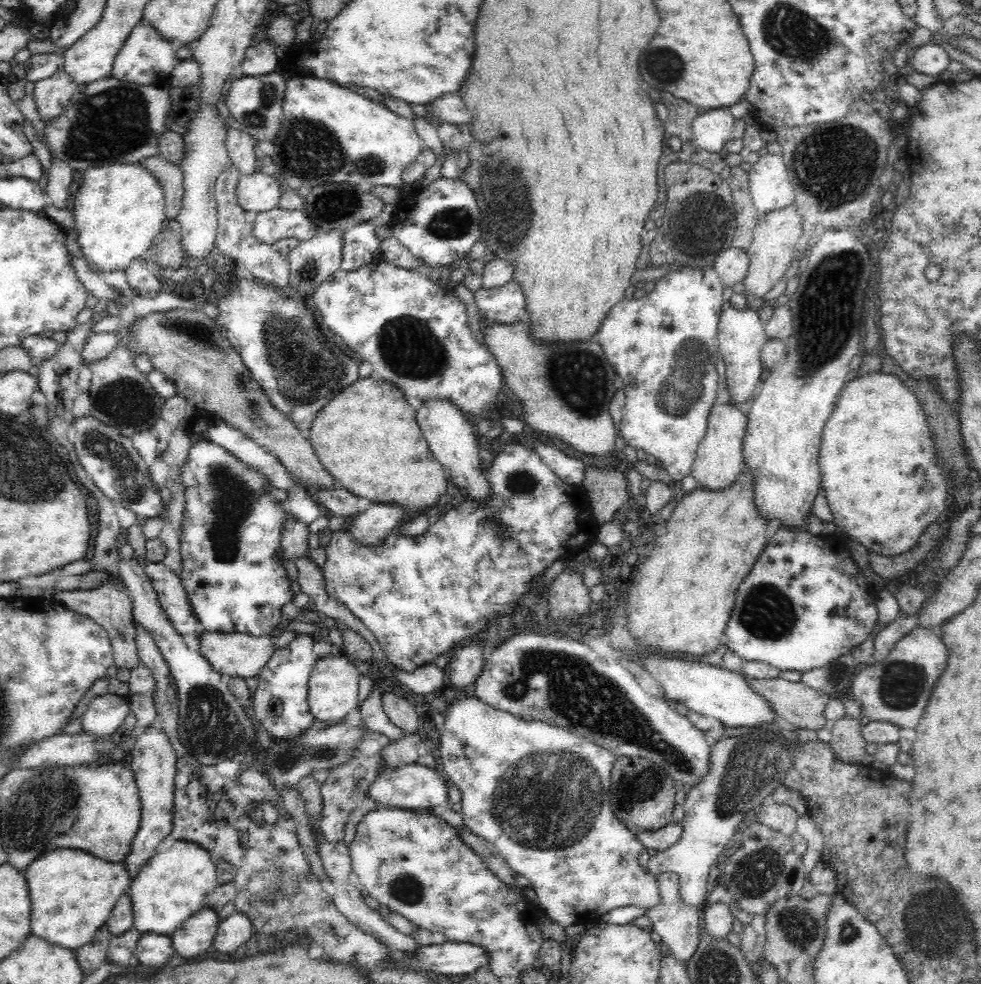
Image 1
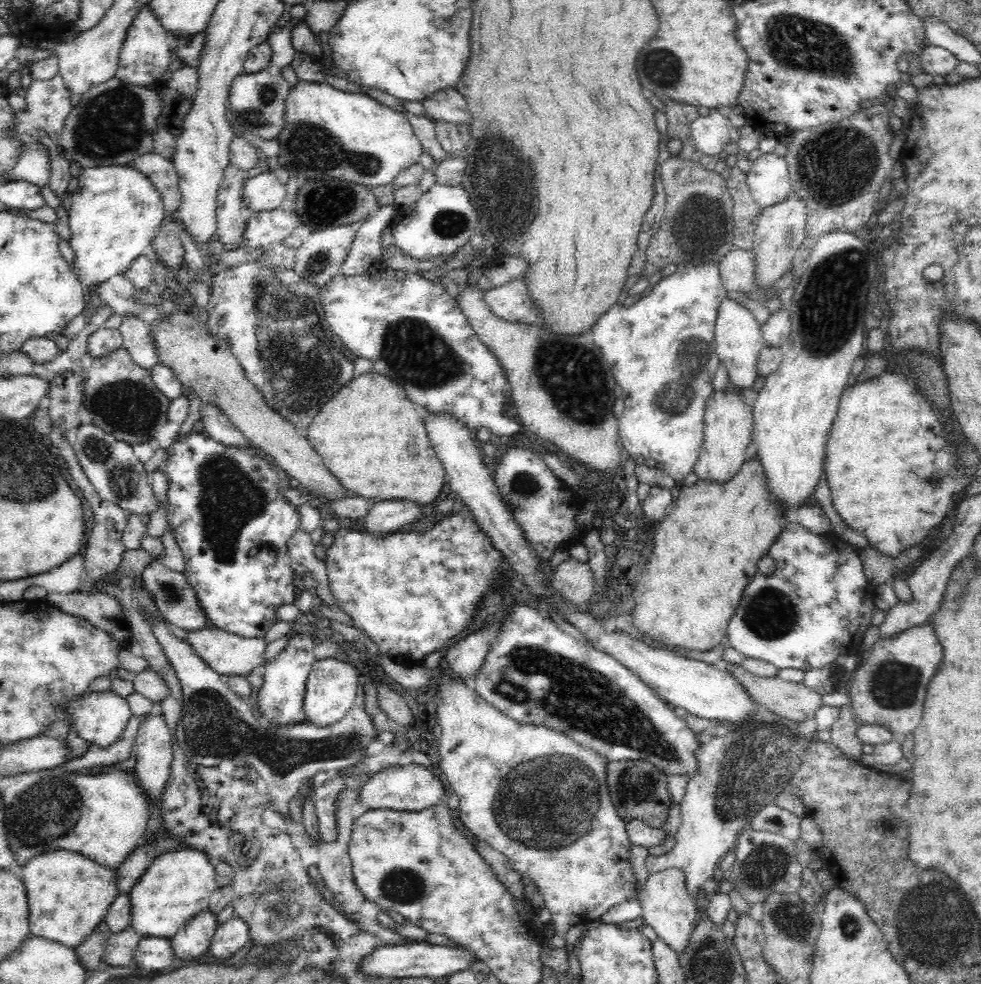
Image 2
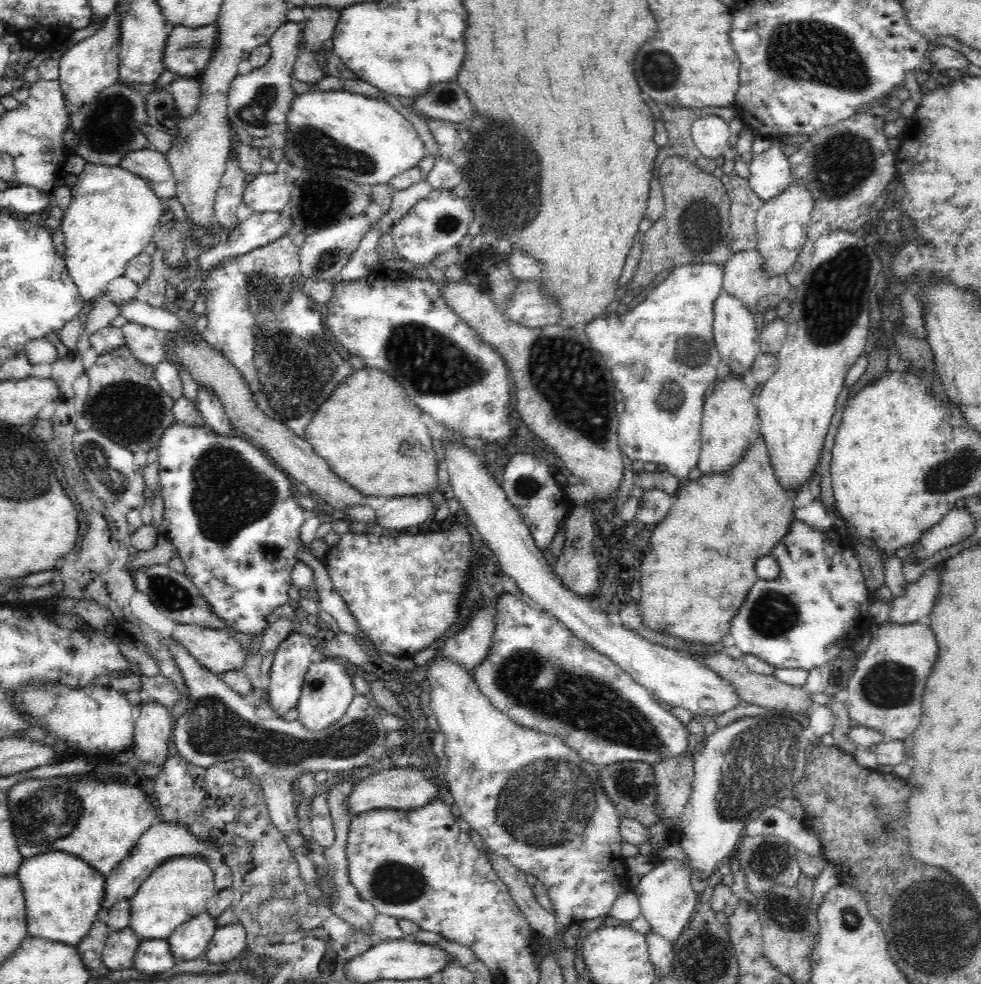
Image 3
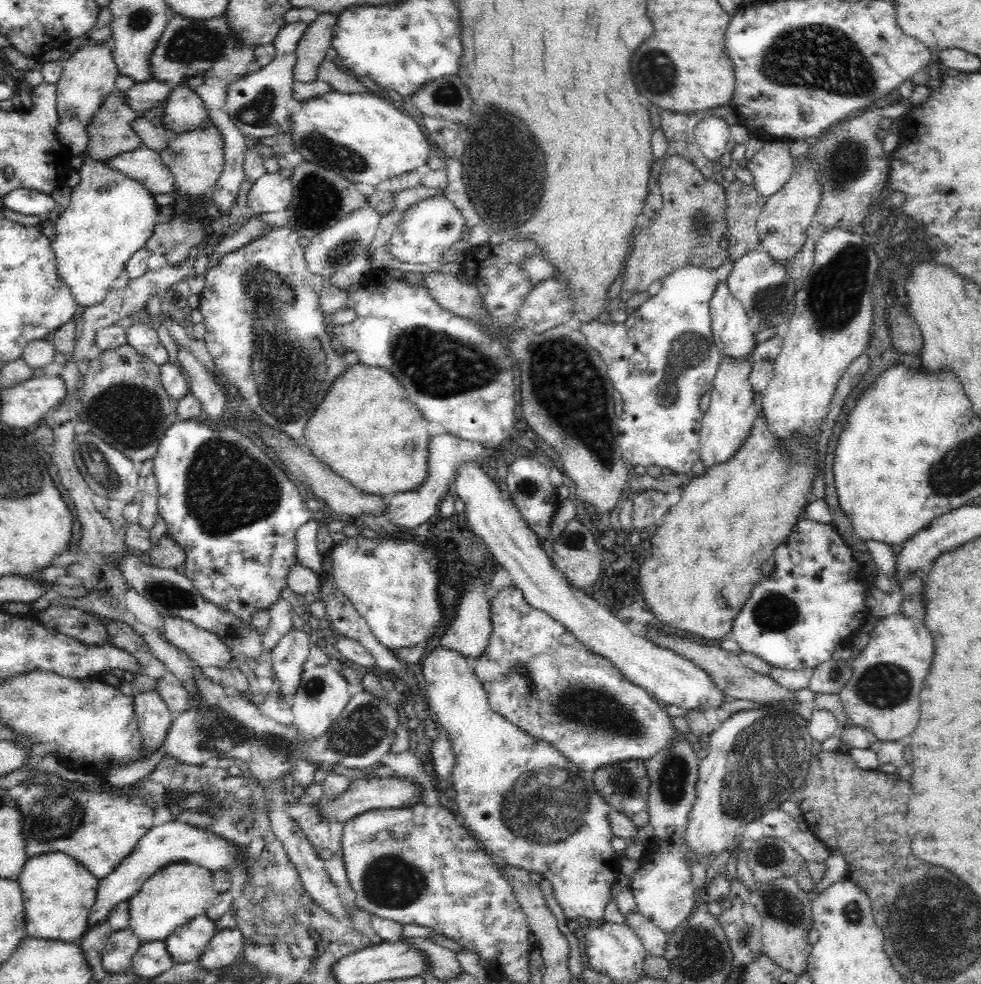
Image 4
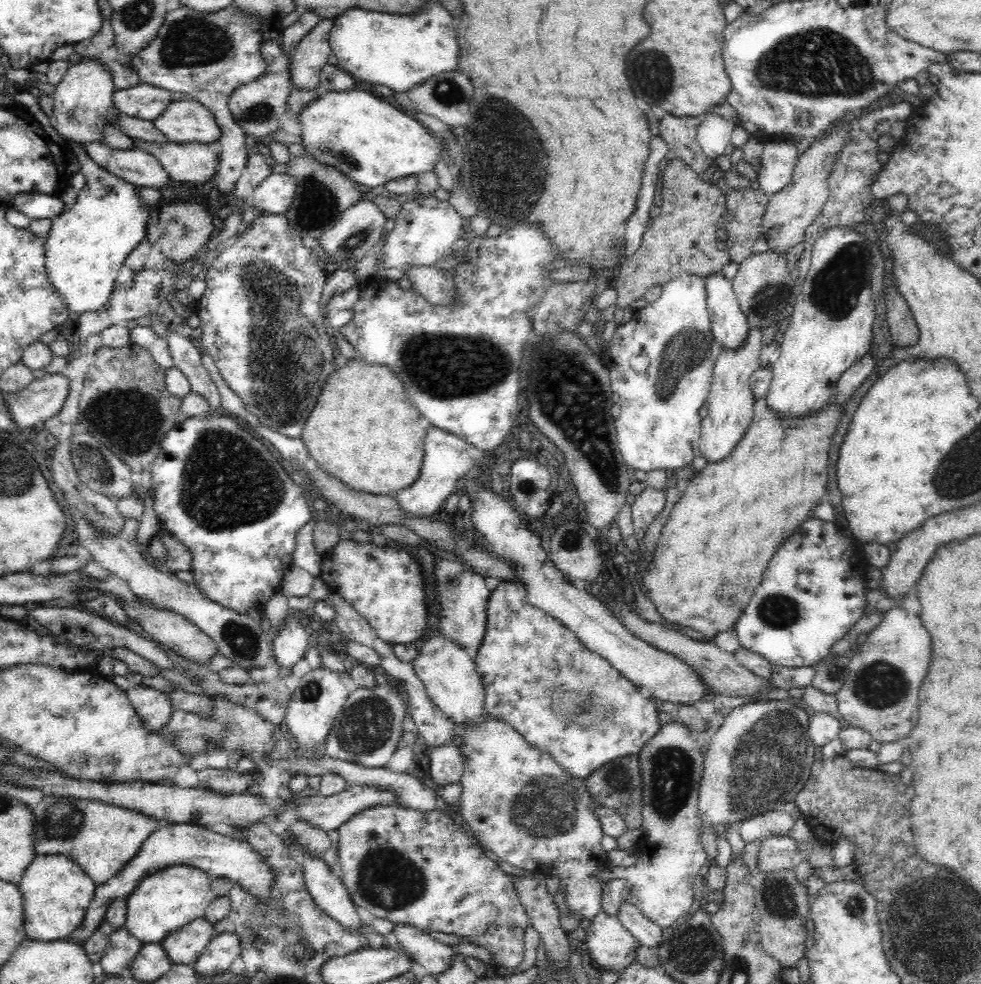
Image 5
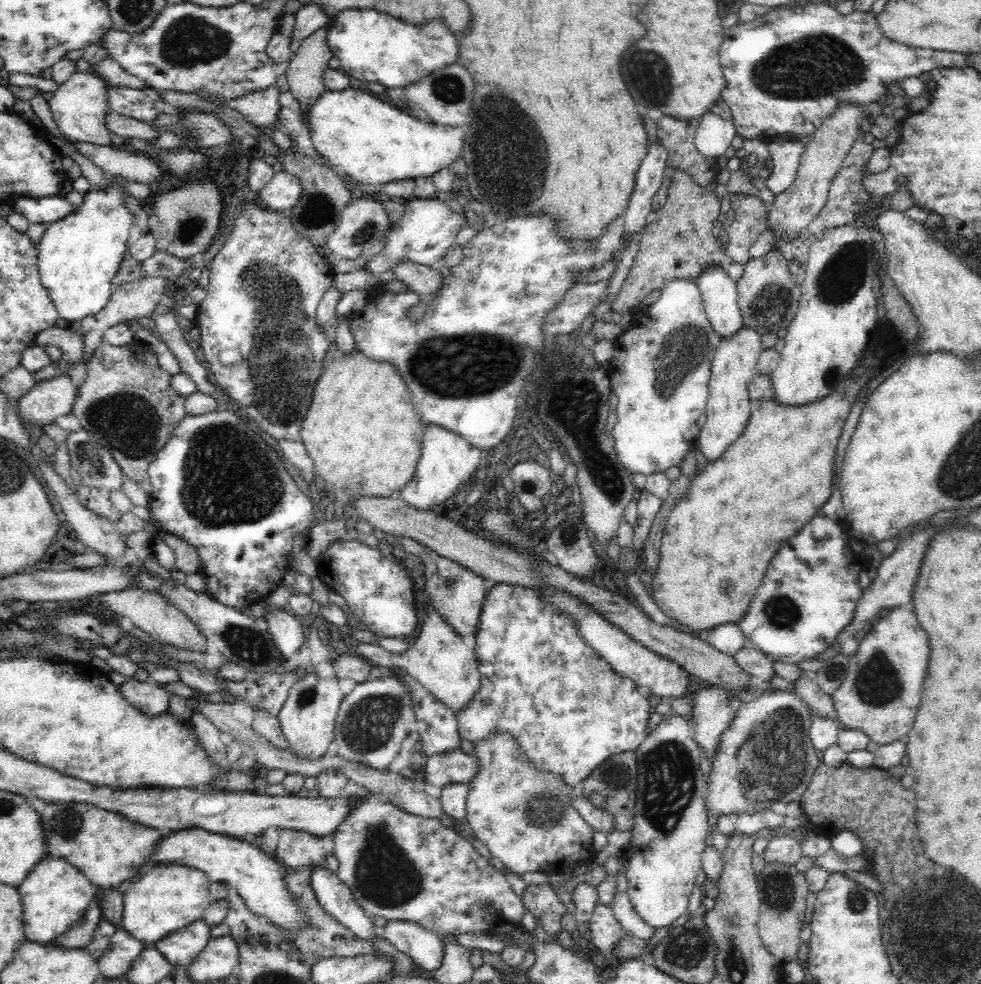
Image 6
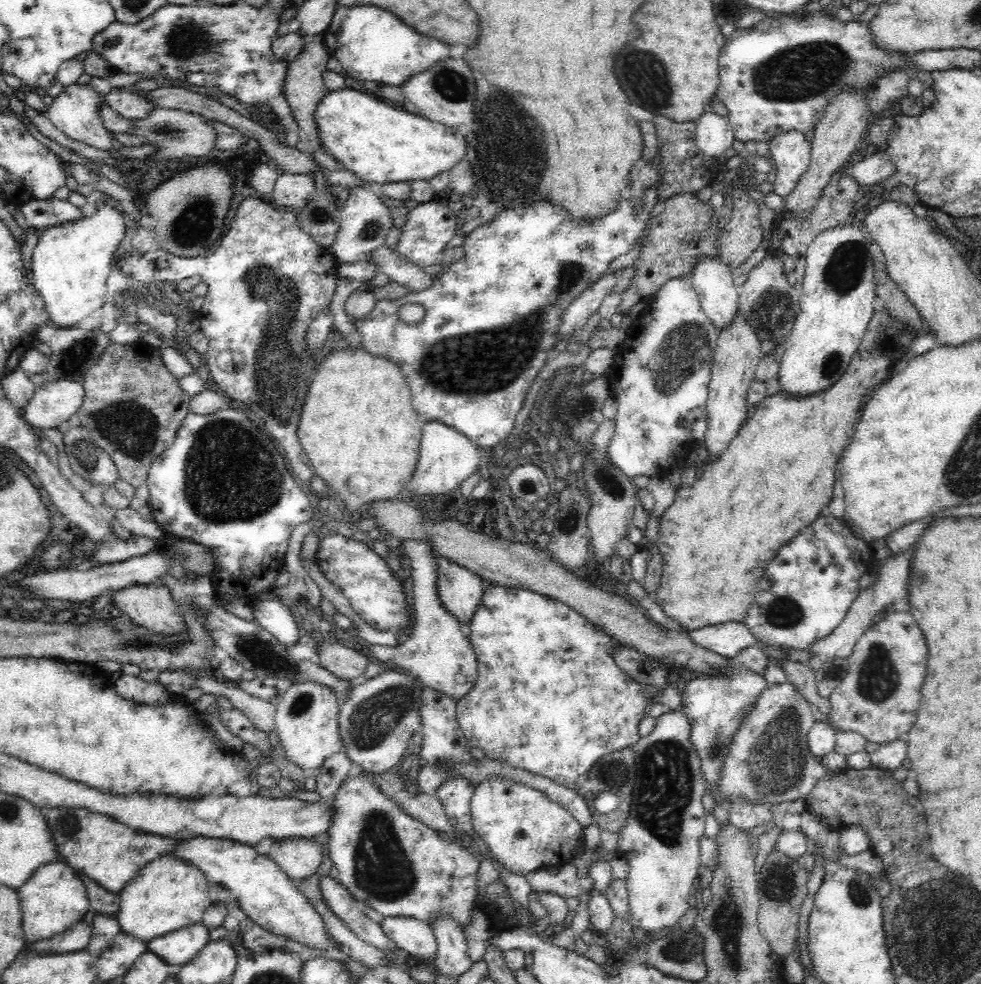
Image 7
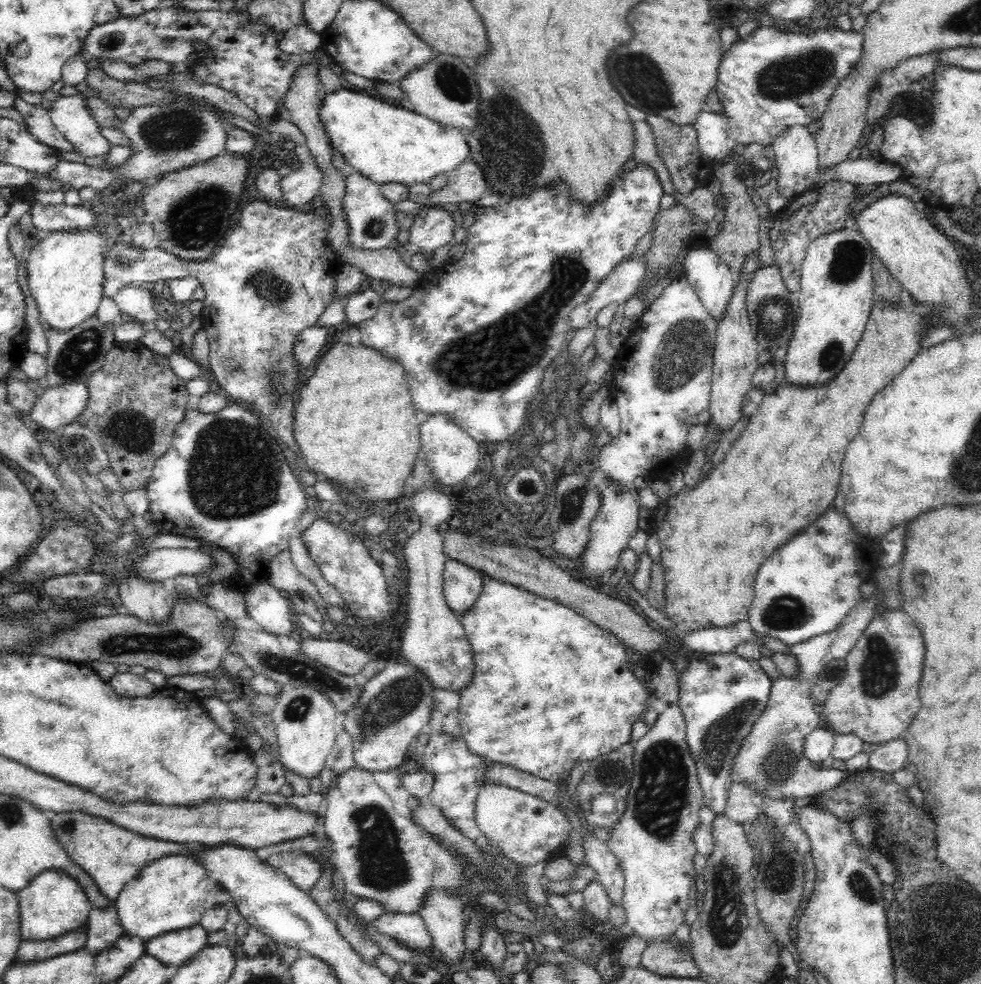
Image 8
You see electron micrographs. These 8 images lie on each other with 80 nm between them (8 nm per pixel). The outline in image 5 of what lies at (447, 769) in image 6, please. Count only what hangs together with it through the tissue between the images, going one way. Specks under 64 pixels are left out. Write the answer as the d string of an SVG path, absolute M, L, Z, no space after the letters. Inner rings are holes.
M453 743L430 749L429 772L432 782L439 787L459 783L466 768L466 761L460 749Z

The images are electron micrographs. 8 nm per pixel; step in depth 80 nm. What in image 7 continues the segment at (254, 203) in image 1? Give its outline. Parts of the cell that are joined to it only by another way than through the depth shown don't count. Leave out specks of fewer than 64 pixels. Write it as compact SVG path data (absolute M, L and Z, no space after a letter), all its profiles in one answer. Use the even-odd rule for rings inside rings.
M283 173L275 182L268 200L277 208L299 210L305 205L310 193L315 191L315 174Z

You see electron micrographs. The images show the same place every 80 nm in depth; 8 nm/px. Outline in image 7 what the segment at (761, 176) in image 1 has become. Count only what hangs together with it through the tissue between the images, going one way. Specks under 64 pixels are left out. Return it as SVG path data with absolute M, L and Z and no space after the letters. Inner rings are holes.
M799 130L782 132L769 140L772 164L776 169L773 192L788 196L805 175L811 161L811 141Z

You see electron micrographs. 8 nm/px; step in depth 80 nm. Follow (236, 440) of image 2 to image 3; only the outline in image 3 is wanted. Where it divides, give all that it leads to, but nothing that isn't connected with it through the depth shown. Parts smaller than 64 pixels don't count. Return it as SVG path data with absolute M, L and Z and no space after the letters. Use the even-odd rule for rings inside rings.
M198 385L196 403L199 413L204 417L204 426L208 430L220 436L238 433L231 426L224 405L212 389Z

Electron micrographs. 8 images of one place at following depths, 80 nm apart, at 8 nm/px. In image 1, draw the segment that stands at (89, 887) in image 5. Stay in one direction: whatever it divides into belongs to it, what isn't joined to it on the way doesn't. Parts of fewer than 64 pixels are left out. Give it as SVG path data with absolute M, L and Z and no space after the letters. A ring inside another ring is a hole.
M62 848L56 852L50 852L38 860L34 860L26 868L26 880L30 890L30 902L32 902L32 934L38 938L46 938L50 944L58 944L62 948L80 948L96 934L96 930L108 920L110 910L114 908L114 902L122 892L128 891L133 877L123 863L110 864L98 860L90 853L74 849Z

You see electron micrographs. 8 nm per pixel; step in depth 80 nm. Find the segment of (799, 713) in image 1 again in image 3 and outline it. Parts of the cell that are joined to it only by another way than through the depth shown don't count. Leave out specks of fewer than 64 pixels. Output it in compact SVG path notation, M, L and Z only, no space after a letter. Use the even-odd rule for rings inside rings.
M726 651L712 652L712 654L704 654L702 652L694 652L690 654L694 659L702 661L708 669L714 671L720 679L730 683L738 699L748 704L756 704L767 710L781 709L786 710L792 715L804 713L808 704L811 703L808 692L802 687L790 686L776 679L774 675L762 675L752 672L741 659L732 658Z

